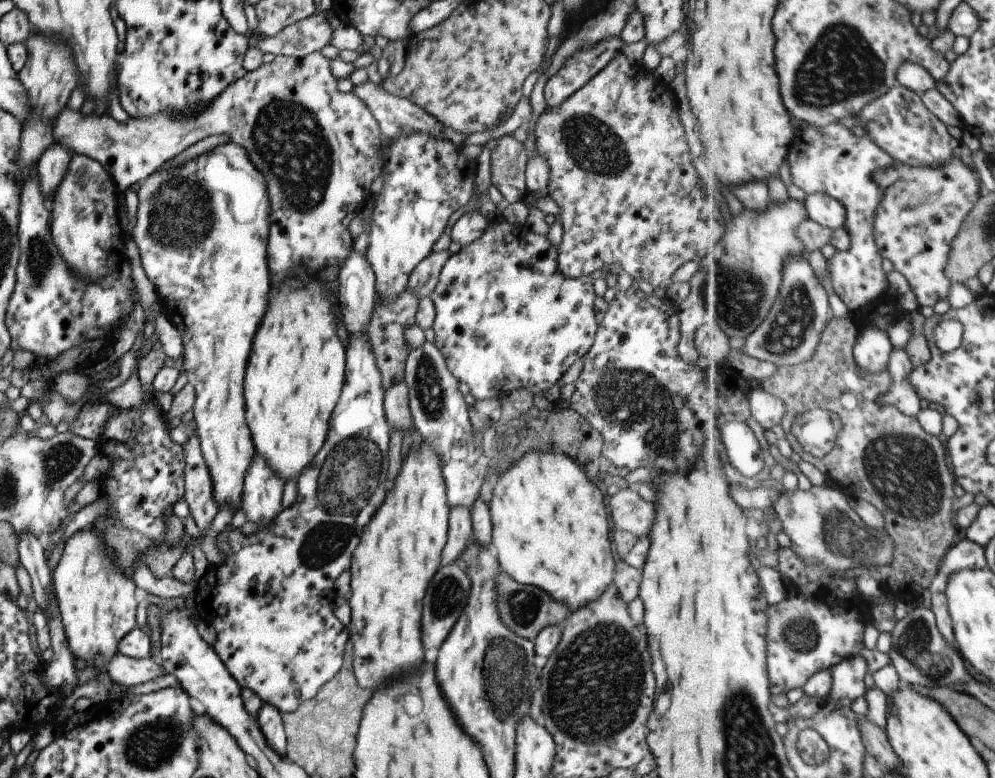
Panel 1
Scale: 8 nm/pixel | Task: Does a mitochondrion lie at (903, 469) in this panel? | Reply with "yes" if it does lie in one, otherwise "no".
yes

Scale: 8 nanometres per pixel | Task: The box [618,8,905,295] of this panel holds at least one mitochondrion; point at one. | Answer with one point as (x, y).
(840, 65)

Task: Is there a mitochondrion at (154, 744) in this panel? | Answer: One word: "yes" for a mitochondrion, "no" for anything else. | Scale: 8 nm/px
yes

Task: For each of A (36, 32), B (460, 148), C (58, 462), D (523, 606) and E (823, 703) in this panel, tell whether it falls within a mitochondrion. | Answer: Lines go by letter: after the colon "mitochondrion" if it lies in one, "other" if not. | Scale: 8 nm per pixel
A: other
B: other
C: mitochondrion
D: mitochondrion
E: other

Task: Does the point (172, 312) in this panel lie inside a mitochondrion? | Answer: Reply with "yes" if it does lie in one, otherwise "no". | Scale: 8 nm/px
no

